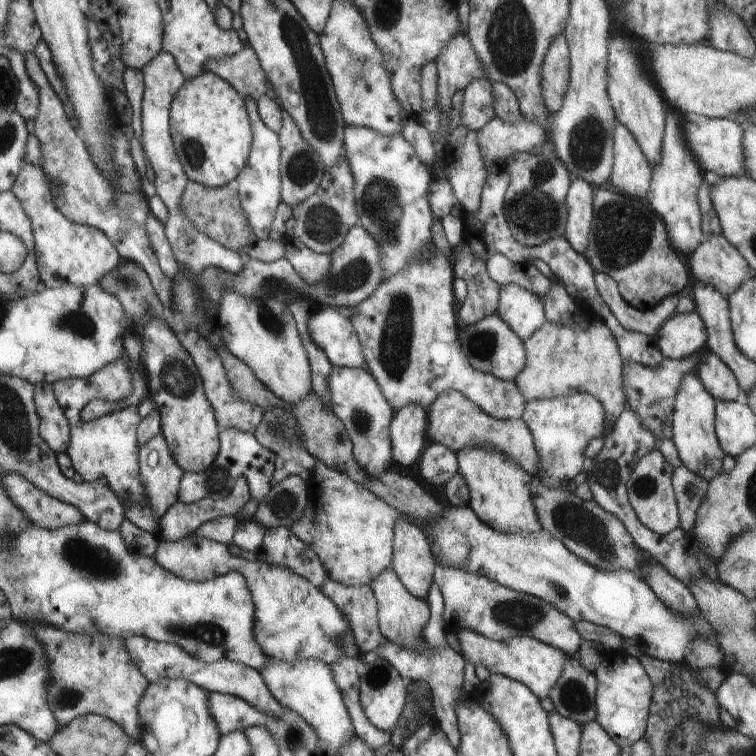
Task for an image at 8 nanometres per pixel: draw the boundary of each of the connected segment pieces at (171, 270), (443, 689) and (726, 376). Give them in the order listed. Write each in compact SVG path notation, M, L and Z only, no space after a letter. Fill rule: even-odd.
M149 214L147 222L145 222L145 232L147 232L147 238L149 238L149 244L157 256L157 264L159 268L163 270L163 274L167 274L169 278L175 278L177 270L179 270L179 262L173 254L173 248L167 240L167 232L165 232L165 226L155 220L153 214Z
M431 584L429 592L427 592L427 604L429 604L429 624L423 630L423 636L427 638L427 650L423 654L419 652L411 652L411 650L401 650L395 644L385 644L379 646L377 654L383 656L391 668L403 678L403 680L425 680L429 684L429 688L433 690L433 716L437 726L447 734L449 742L459 748L459 740L461 740L461 732L459 732L459 716L457 716L457 708L467 700L467 692L463 690L463 670L465 670L465 658L461 652L455 652L449 642L445 640L449 626L445 622L445 600L441 594L441 588L437 584Z
M707 354L707 358L701 364L699 378L701 378L705 390L717 402L735 402L739 398L741 386L737 382L733 370L729 370L729 366L725 366L725 362L717 356Z

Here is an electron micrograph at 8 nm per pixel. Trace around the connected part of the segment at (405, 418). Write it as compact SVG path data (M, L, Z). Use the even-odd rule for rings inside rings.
M407 406L395 412L395 418L389 426L389 440L391 440L391 458L399 466L411 466L423 454L425 446L425 432L427 432L429 416L427 410L417 406Z

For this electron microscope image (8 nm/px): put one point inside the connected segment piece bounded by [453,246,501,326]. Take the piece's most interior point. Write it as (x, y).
(482, 300)

